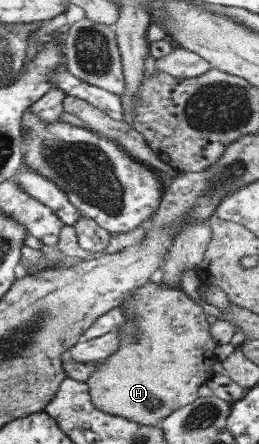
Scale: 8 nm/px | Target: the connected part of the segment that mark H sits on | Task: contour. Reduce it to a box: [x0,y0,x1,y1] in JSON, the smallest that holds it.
[86,281,219,427]

